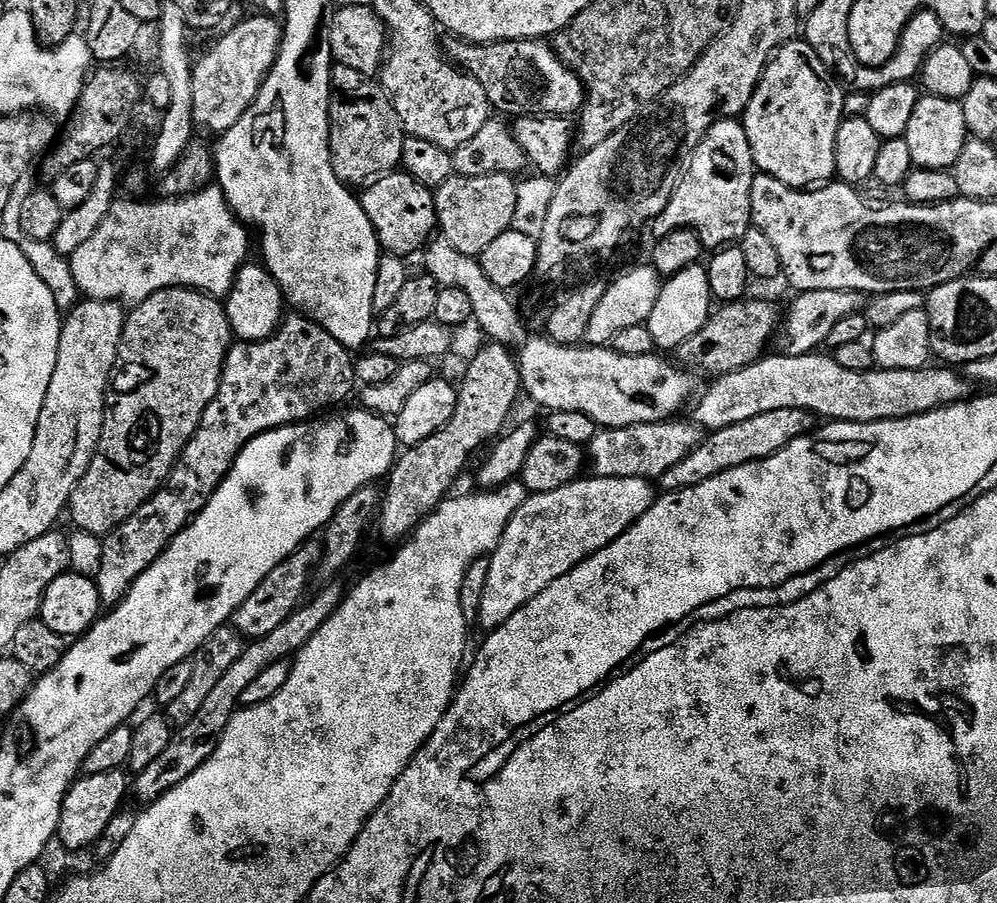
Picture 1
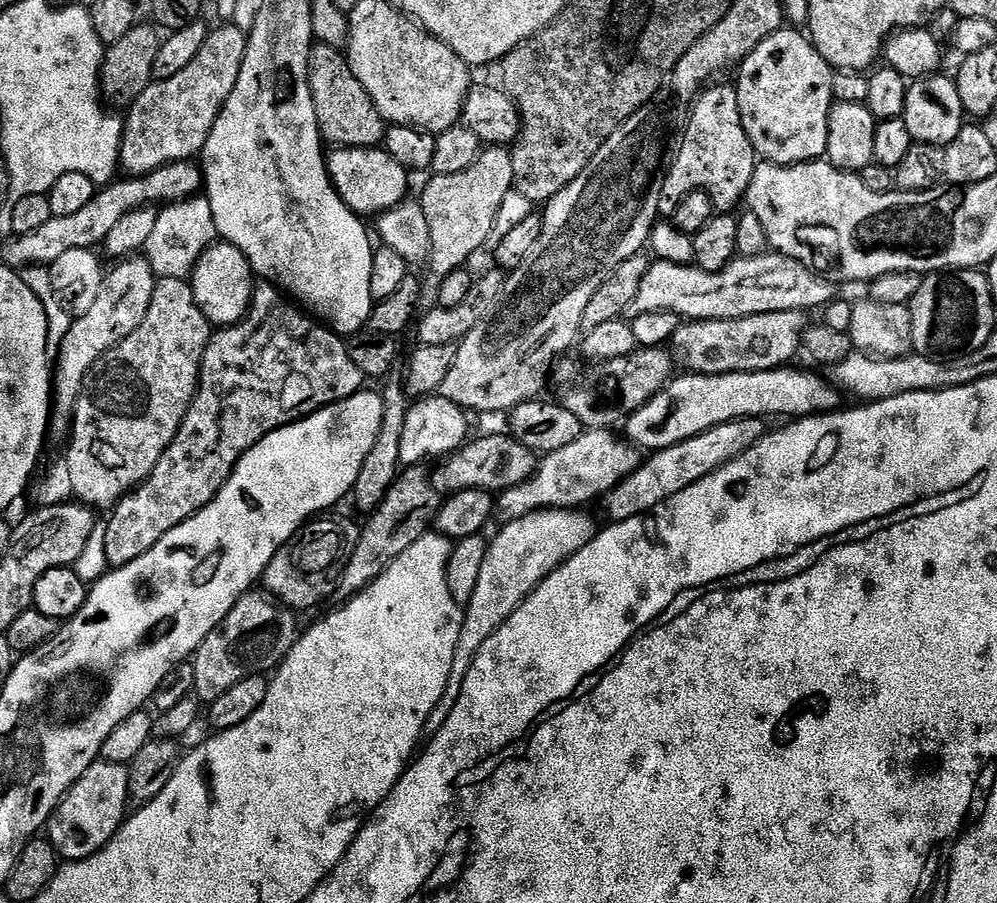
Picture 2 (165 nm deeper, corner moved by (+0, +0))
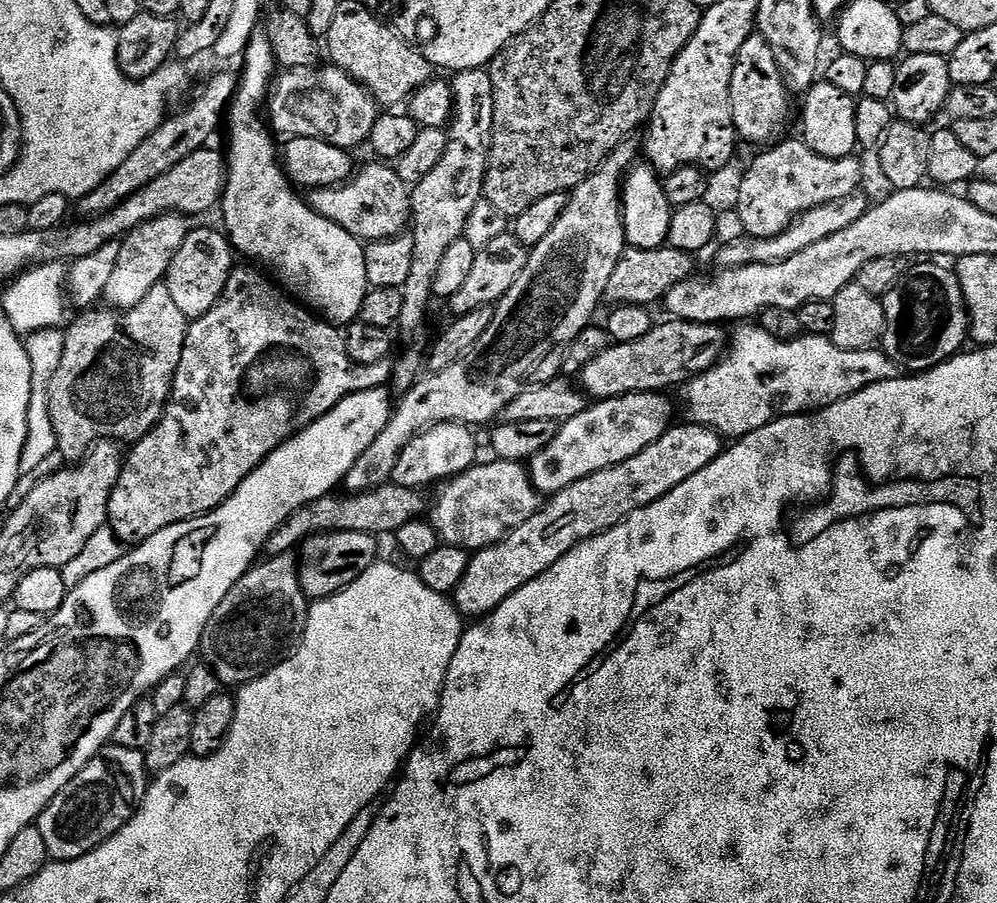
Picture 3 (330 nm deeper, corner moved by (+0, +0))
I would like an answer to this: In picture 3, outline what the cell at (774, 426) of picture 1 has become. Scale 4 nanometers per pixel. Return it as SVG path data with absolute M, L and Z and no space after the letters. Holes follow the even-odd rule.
M677 423L669 428L666 434L662 434L662 438L658 438L658 442L646 446L646 450L642 450L642 454L634 454L634 458L626 458L626 462L618 462L618 466L598 470L598 474L590 474L586 478L566 486L560 492L555 493L549 499L552 501L549 504L547 501L538 510L538 514L534 514L534 518L522 522L522 526L518 526L510 534L506 534L506 538L502 538L497 544L479 549L471 557L468 570L462 578L462 582L456 587L454 593L456 607L468 618L483 618L491 614L499 604L506 602L506 598L510 594L522 590L522 586L526 586L531 580L538 578L546 570L550 570L550 566L554 566L554 562L558 562L570 550L574 550L574 546L618 526L627 516L634 514L634 510L642 510L646 506L658 502L658 498L662 498L673 492L678 486L682 486L682 482L686 482L686 478L694 478L694 474L698 474L698 470L706 470L706 466L710 466L710 462L717 460L724 451L725 437L704 424L683 423Z

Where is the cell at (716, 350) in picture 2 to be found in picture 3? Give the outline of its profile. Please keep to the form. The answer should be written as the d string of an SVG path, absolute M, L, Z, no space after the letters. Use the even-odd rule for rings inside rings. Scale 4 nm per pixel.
M668 318L668 321L665 324L657 323L655 326L650 329L646 334L642 334L642 338L634 338L634 342L626 342L621 344L619 342L613 343L611 346L599 349L593 355L592 361L582 369L582 387L585 392L588 393L589 397L595 398L596 400L609 400L615 396L625 396L626 394L634 394L635 392L659 392L663 393L664 388L672 388L675 384L680 384L679 386L687 385L688 381L692 379L693 376L700 376L703 372L708 372L715 366L719 364L721 360L724 359L726 355L726 349L730 344L730 336L723 332L723 327L720 324L699 324L693 320L678 320L675 318Z

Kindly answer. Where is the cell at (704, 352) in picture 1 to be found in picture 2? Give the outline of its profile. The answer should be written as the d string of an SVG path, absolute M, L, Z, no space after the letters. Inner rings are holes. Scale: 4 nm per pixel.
M637 347L623 358L610 358L596 362L584 377L573 379L558 396L560 403L585 430L589 428L615 429L615 424L623 425L628 417L642 410L652 396L657 396L674 379L674 357L667 347Z

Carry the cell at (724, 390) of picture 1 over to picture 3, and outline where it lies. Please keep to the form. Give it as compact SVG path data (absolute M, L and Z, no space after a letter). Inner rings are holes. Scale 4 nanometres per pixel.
M635 392L589 403L582 414L563 421L554 442L532 457L533 483L541 493L555 494L590 474L598 474L598 470L618 466L618 462L642 454L646 446L658 442L673 427L672 404L666 397L659 392Z

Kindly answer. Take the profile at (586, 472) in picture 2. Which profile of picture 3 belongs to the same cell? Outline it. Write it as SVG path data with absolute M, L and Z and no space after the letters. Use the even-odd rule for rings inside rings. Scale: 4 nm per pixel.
M492 458L489 464L477 463L467 468L462 475L453 476L440 490L440 497L434 500L430 508L430 522L439 534L439 539L445 544L453 544L455 548L479 550L497 544L506 538L506 534L522 526L522 522L534 518L534 514L538 514L542 507L542 493L533 483L531 471L518 460Z

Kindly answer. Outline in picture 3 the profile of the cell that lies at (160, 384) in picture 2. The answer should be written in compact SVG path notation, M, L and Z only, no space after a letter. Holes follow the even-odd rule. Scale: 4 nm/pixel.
M167 283L154 286L138 306L124 310L107 310L108 312L96 312L97 310L84 310L81 315L66 328L65 353L62 356L62 363L58 367L58 372L54 375L52 385L47 390L49 412L53 418L54 430L57 434L59 449L68 462L79 462L88 455L90 449L101 440L115 440L117 442L135 442L143 438L150 429L155 428L156 423L164 417L164 409L168 407L168 401L172 398L172 383L176 378L176 371L182 362L182 350L186 346L188 337L188 326L190 318L178 306L174 300L174 294L168 289Z

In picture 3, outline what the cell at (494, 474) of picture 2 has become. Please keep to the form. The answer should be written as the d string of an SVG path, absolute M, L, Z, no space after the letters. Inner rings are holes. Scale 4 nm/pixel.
M391 482L368 492L352 492L348 496L329 494L302 506L270 537L266 545L268 556L281 556L299 549L304 541L319 532L390 532L396 534L412 520L419 520L429 511L430 500L419 488L407 488Z

